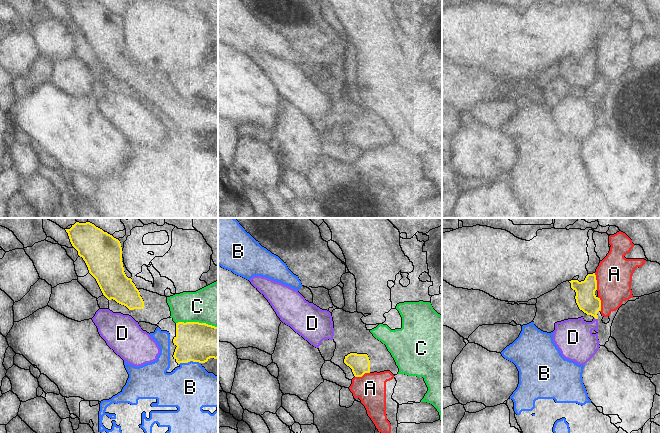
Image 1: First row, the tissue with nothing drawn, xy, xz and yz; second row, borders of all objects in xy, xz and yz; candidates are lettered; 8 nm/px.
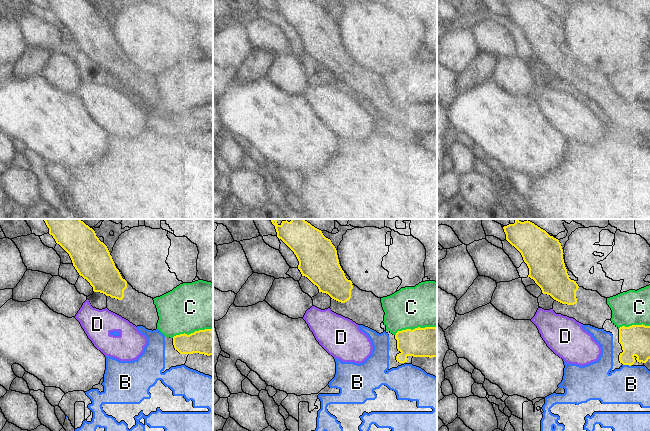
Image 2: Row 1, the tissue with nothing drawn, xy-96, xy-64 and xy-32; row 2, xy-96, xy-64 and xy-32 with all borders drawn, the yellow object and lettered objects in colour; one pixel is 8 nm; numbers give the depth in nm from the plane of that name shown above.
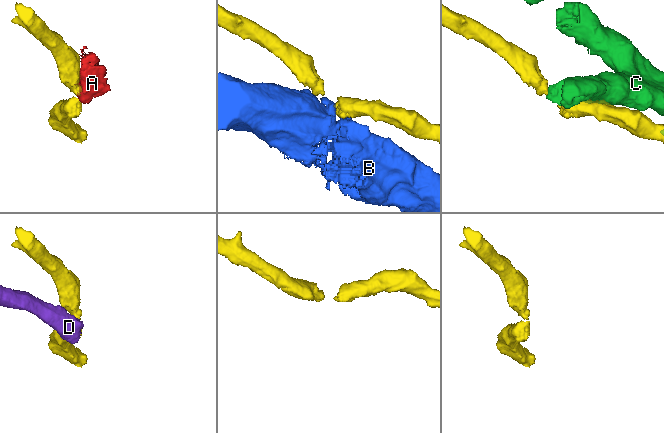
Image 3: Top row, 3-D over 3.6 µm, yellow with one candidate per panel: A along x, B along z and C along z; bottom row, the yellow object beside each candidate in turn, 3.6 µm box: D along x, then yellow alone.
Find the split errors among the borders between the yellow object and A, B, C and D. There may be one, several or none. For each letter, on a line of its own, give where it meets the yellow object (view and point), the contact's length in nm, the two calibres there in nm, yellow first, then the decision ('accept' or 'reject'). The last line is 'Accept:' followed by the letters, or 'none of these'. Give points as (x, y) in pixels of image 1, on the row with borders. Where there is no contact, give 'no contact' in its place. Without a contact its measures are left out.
A: yz (596, 281) | 140 nm | 160/280 nm | reject
B: xy (189, 361) | 180 nm | 320/380 nm | reject
C: xy (197, 322) | 340 nm | 320/340 nm | reject
D: yz (596, 318) | 40 nm | 160/300 nm | reject
Accept: none of these

